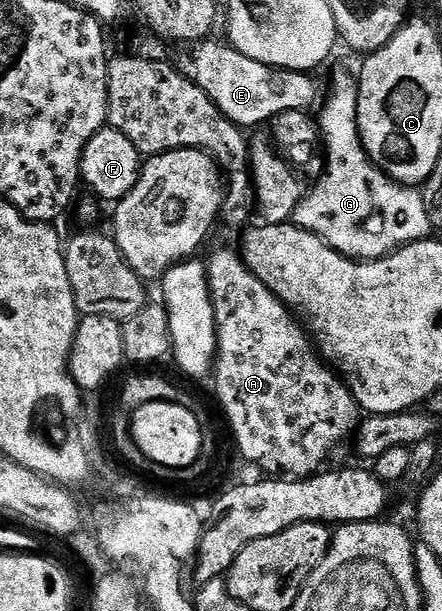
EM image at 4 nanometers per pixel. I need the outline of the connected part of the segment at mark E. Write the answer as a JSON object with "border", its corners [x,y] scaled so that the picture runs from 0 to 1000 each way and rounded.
{"border":[[[471,62],[448,67],[430,80],[432,92],[419,93],[414,105],[410,103],[410,116],[439,137],[455,141],[455,147],[464,147],[464,154],[473,154],[482,173],[491,173],[491,180],[500,180],[500,187],[509,187],[509,193],[518,193],[543,209],[552,213],[584,211],[611,200],[627,187],[645,187],[645,180],[695,180],[706,175],[701,170],[713,162],[717,162],[715,165],[724,162],[722,137],[710,131],[704,118],[674,118],[652,111],[609,108],[600,101],[581,101],[572,95],[545,88],[534,82],[529,72],[520,69],[502,72],[500,67],[486,64]]]}

